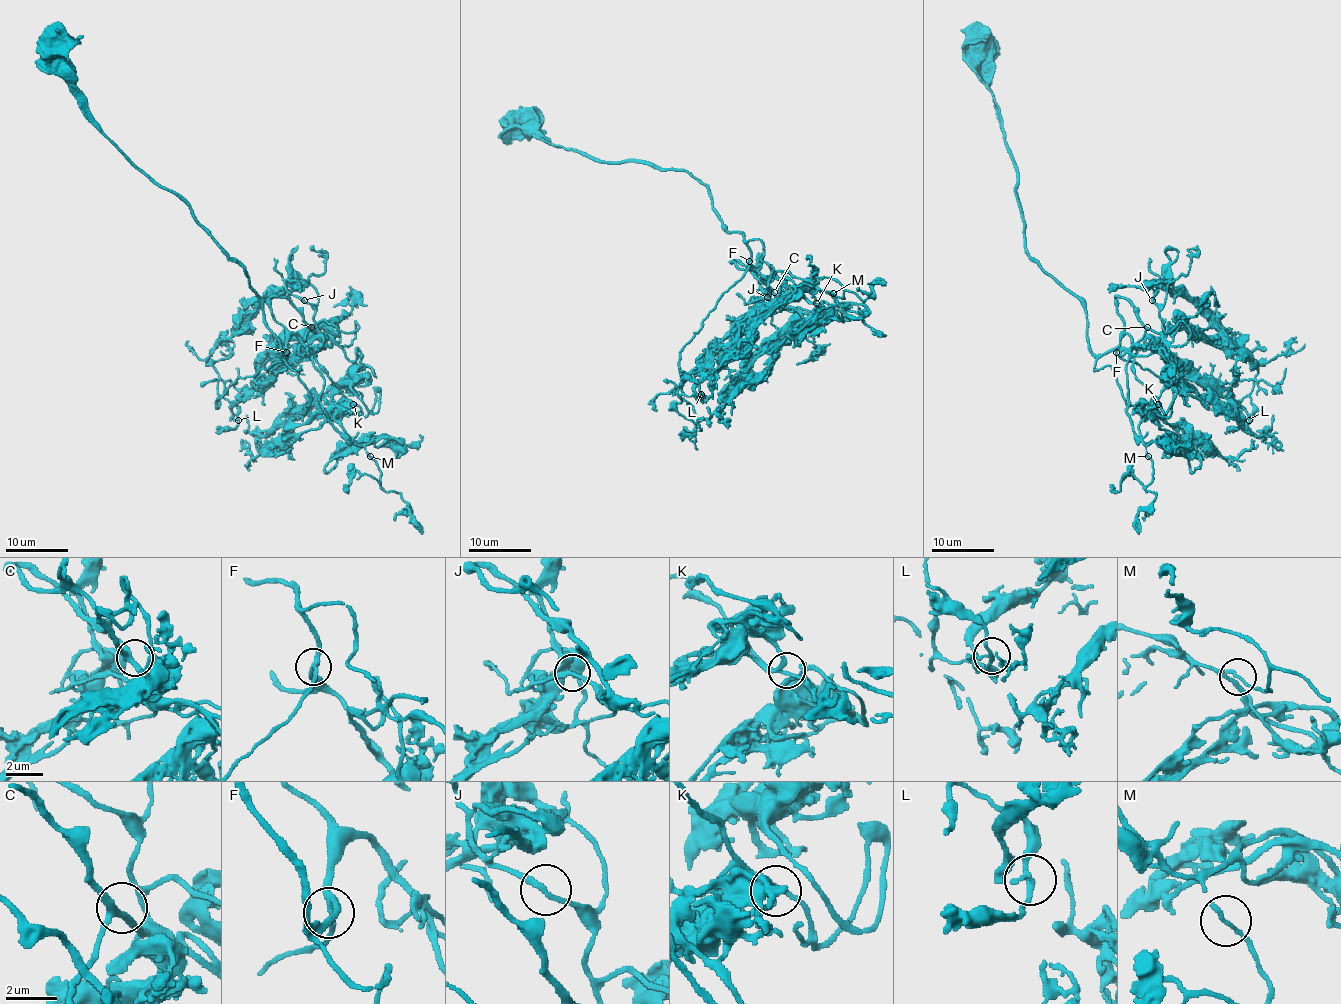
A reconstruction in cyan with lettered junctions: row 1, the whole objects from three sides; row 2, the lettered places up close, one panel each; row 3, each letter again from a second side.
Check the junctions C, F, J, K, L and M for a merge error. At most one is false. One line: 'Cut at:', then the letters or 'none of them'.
Cut at: none of them

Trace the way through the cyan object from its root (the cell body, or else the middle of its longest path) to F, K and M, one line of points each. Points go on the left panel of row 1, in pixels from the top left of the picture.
F: (60, 41), (88, 118), (141, 171), (174, 191), (245, 269), (264, 324), (286, 352)
K: (60, 41), (88, 118), (141, 171), (174, 191), (245, 269), (280, 352), (294, 333), (353, 404)
M: (60, 41), (88, 118), (245, 269), (280, 352), (294, 333), (323, 379), (319, 402), (328, 421), (370, 457)

